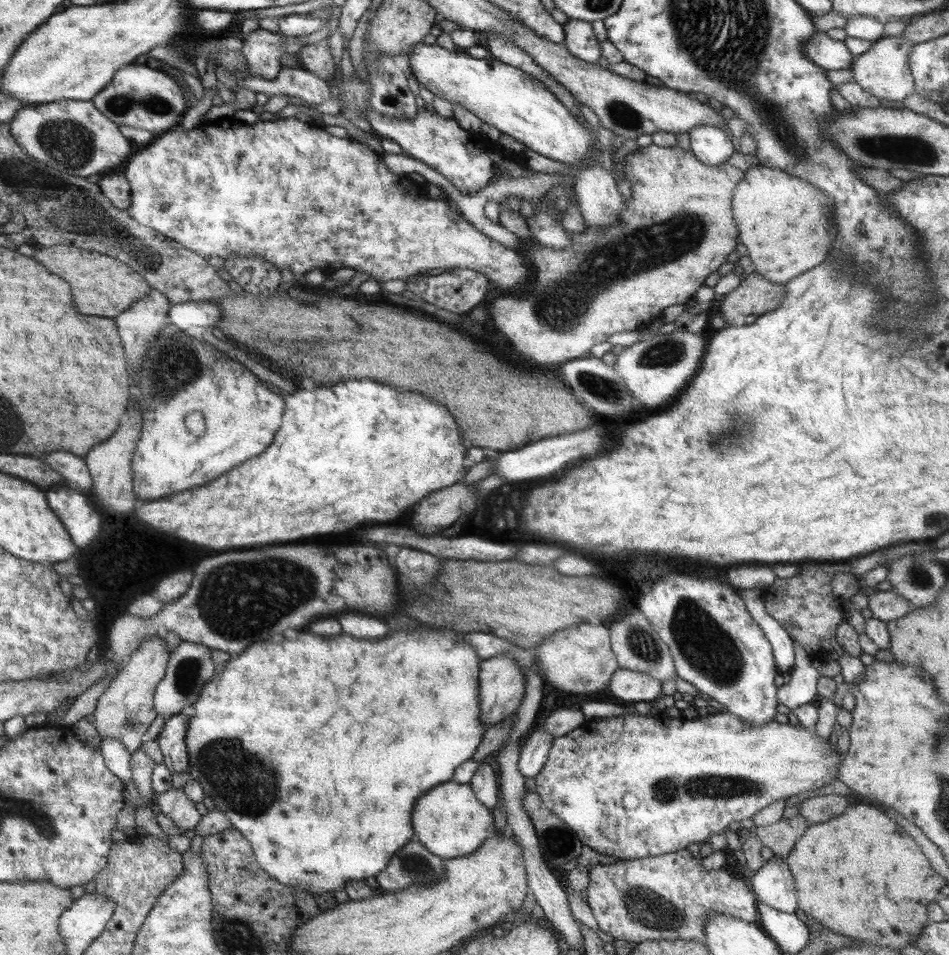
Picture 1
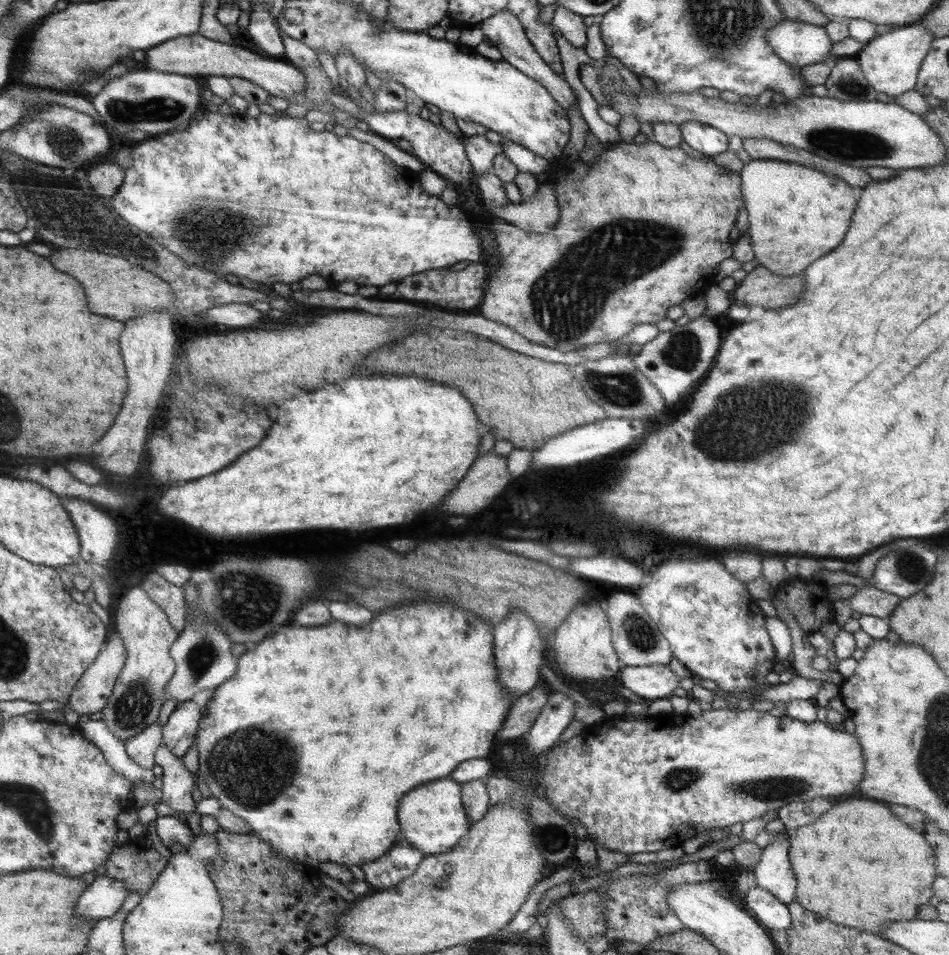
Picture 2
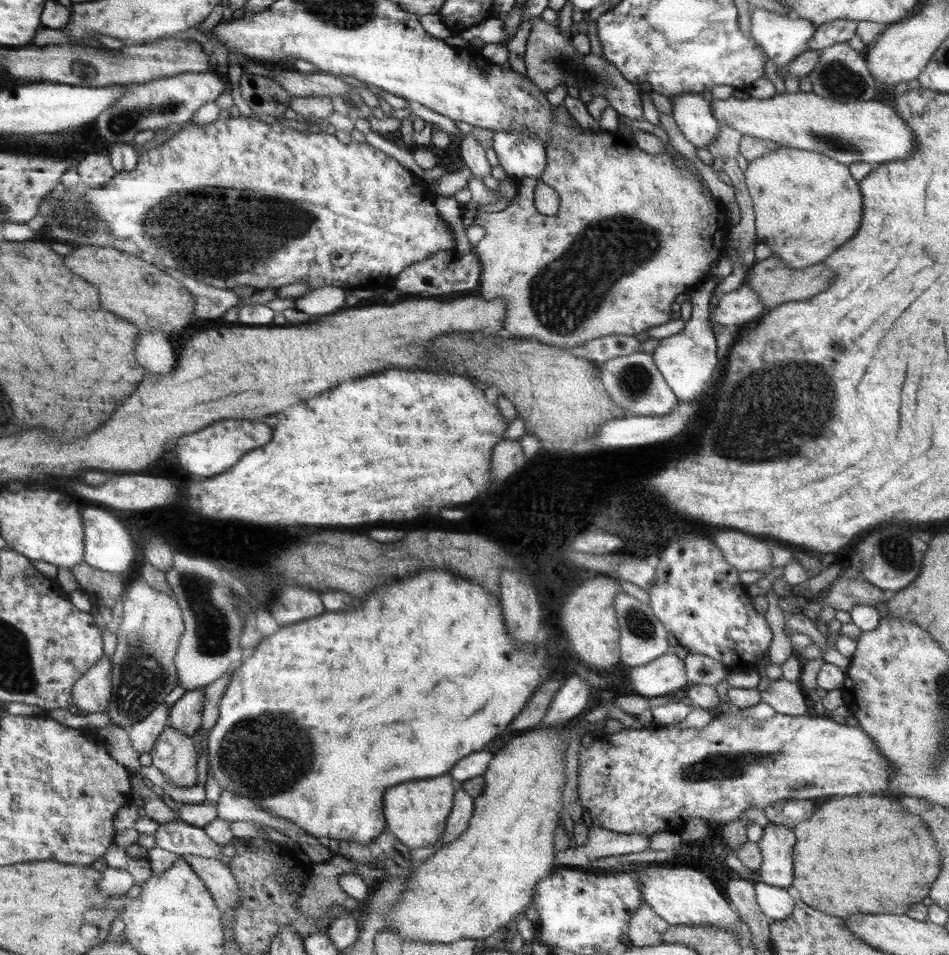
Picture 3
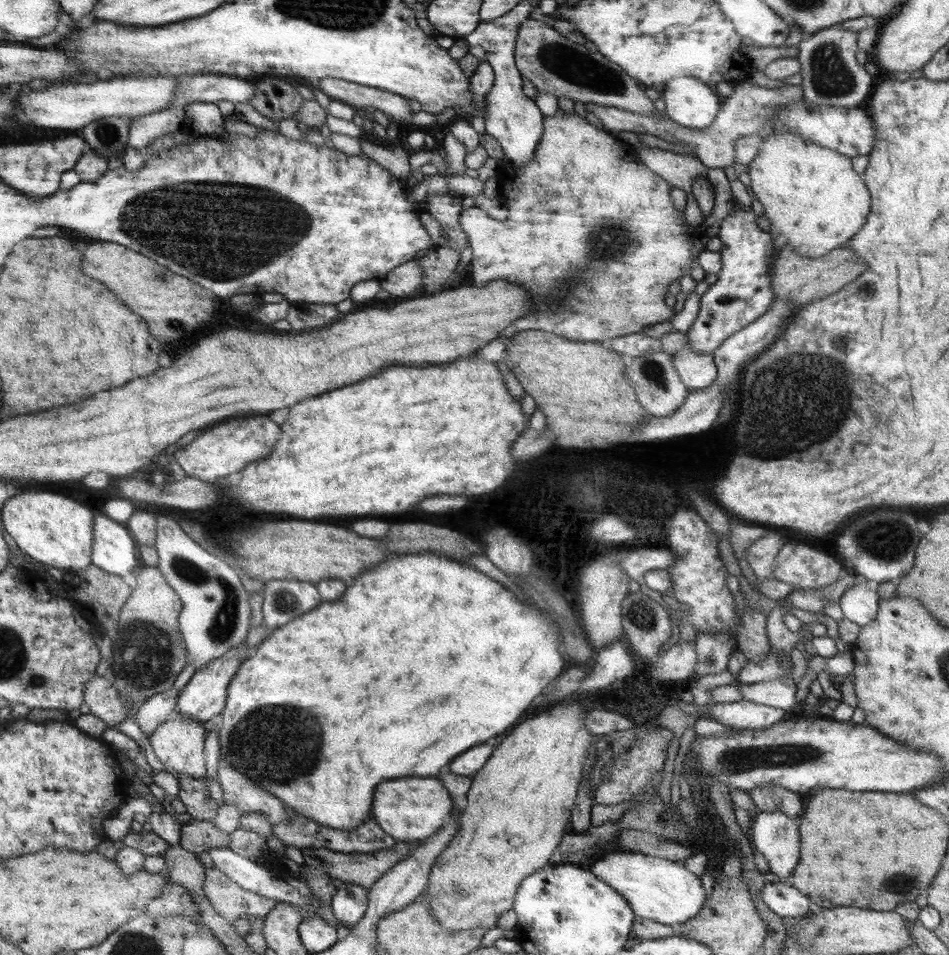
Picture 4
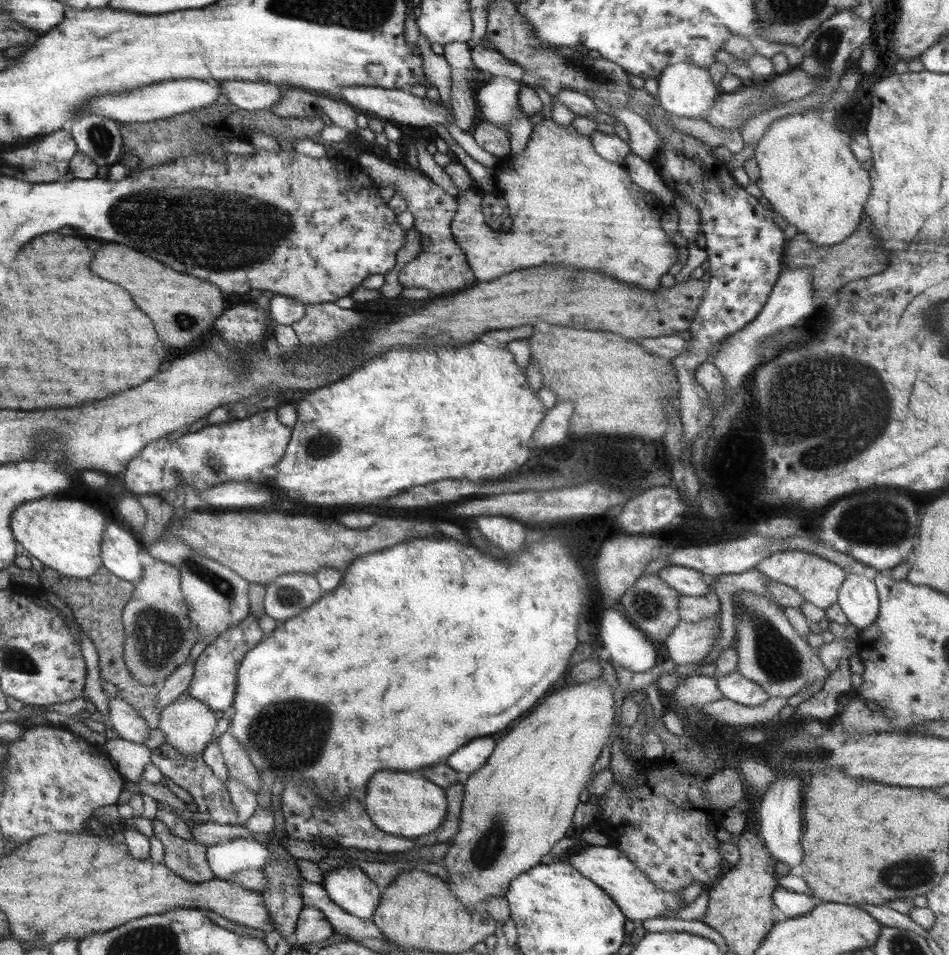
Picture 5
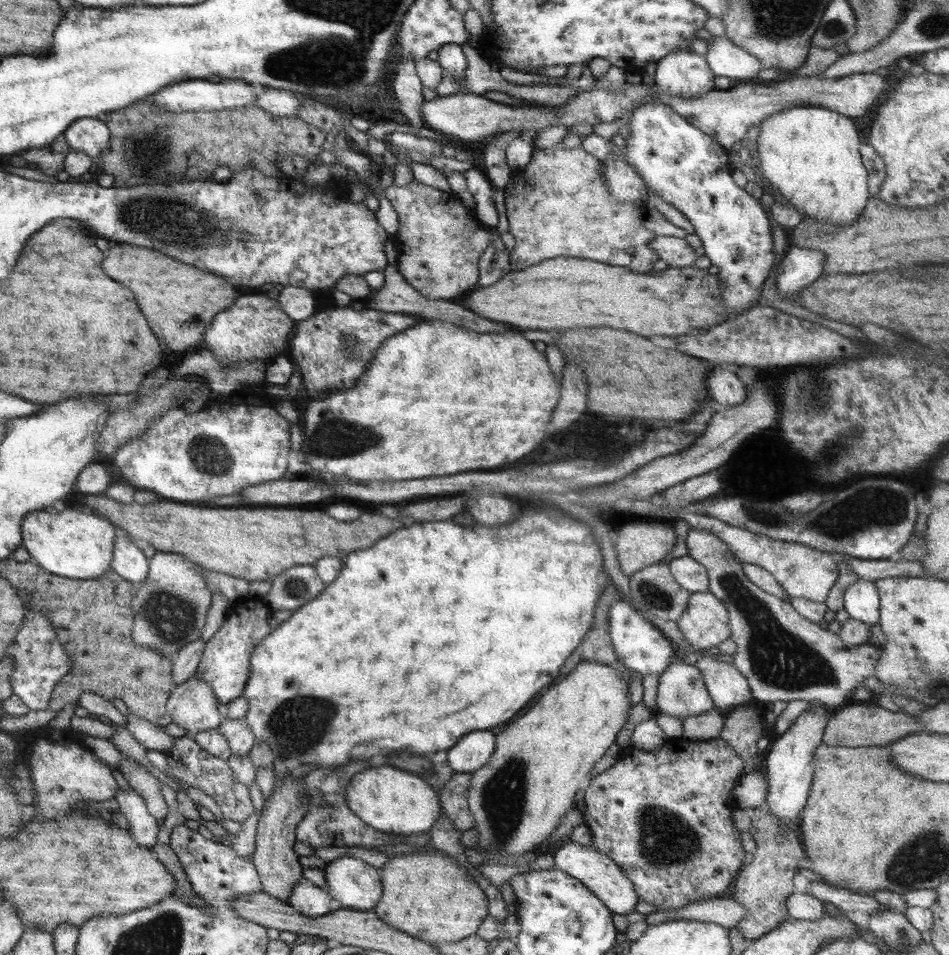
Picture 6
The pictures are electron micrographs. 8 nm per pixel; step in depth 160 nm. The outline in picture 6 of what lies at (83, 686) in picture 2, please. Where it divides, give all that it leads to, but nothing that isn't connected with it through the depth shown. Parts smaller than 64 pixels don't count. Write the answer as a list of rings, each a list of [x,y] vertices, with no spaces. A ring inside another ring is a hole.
[[[132,713],[126,717],[128,721],[124,723],[125,727],[147,750],[164,752],[173,747],[174,738],[163,727]]]

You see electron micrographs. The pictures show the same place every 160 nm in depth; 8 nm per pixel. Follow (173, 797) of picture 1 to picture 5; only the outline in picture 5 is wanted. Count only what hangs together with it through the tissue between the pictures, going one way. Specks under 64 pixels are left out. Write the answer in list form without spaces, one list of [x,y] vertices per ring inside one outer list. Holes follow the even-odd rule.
[[[186,692],[161,710],[161,722],[157,728],[164,733],[164,738],[166,738],[164,743],[171,744],[179,753],[187,757],[195,757],[201,756],[208,748],[216,726],[218,726],[218,720],[216,720],[214,710]]]

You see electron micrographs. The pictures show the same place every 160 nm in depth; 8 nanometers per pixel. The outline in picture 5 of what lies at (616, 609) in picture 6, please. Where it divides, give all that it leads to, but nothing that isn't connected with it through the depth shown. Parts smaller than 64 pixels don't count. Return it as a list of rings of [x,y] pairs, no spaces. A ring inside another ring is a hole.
[[[612,607],[612,610],[608,609],[602,618],[600,618],[600,630],[596,628],[598,638],[603,642],[604,646],[609,650],[609,654],[606,656],[610,657],[616,664],[631,670],[632,672],[646,672],[650,668],[658,665],[658,650],[660,646],[654,644],[646,634],[642,633],[642,630],[638,630],[632,621],[627,619],[626,614],[620,608]]]

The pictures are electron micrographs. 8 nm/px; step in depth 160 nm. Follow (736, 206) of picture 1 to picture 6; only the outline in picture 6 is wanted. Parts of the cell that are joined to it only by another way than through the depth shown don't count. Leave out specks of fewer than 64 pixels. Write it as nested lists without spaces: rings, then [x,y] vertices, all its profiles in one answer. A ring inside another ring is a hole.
[[[794,107],[767,116],[759,126],[756,144],[761,170],[770,184],[790,200],[795,210],[804,217],[833,225],[847,225],[857,220],[871,196],[867,168],[858,151],[860,136],[850,117],[822,107]]]

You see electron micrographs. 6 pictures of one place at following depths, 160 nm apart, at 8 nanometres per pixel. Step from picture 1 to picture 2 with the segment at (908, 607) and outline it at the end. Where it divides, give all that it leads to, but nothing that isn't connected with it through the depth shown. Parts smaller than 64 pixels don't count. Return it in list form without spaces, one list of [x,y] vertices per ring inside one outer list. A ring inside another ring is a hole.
[[[865,585],[848,599],[848,604],[854,612],[860,612],[862,615],[888,618],[900,599],[899,596],[880,590],[874,585]]]

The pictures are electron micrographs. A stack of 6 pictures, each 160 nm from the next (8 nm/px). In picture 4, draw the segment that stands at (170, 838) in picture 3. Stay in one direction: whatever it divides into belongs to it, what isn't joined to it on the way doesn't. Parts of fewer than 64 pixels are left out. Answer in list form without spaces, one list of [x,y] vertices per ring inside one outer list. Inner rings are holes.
[[[226,846],[208,849],[208,851],[204,851],[204,855],[205,854],[210,856],[210,860],[212,860],[213,866],[216,869],[220,869],[228,878],[231,878],[233,882],[240,885],[243,890],[248,890],[263,898],[286,902],[295,907],[310,905],[310,903],[312,903],[312,898],[310,898],[312,892],[308,892],[306,884],[304,884],[304,882],[302,882],[303,880],[298,876],[286,874],[278,875],[276,872],[268,870],[266,867],[258,865],[248,858],[243,858],[241,855],[235,854]]]

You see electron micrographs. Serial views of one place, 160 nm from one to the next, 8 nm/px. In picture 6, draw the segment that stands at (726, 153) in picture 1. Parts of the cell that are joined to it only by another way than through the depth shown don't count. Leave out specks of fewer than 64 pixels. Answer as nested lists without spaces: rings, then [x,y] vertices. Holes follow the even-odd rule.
[[[674,51],[657,62],[654,82],[663,93],[678,98],[692,98],[715,89],[715,74],[710,70],[705,55],[694,51]]]

